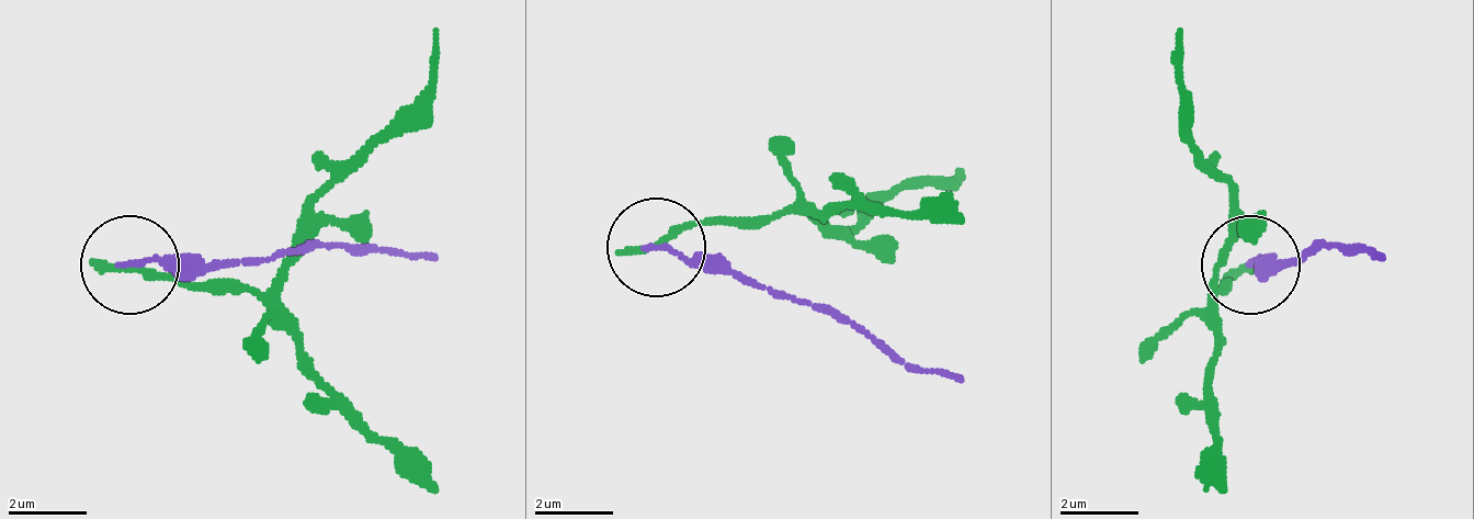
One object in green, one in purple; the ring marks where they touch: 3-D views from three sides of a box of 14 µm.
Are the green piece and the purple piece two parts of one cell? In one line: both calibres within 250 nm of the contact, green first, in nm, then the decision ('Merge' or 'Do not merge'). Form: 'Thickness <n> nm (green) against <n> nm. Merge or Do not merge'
Thickness 240 nm (green) against 140 nm. Do not merge

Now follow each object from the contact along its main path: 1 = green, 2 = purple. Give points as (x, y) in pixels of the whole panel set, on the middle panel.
1: (653, 245), (692, 225), (791, 215), (850, 225), (899, 185), (959, 176)
2: (653, 245), (722, 255), (850, 314), (959, 383)

